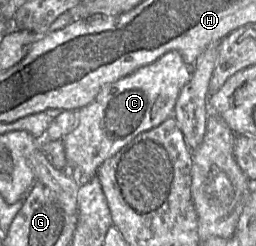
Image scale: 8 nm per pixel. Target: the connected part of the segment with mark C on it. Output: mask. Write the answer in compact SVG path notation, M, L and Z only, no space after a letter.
M171 51L106 85L92 103L77 111L76 127L62 139L71 175L79 183L92 179L103 162L137 135L173 117L178 95L191 76L192 69L183 61L180 53Z

